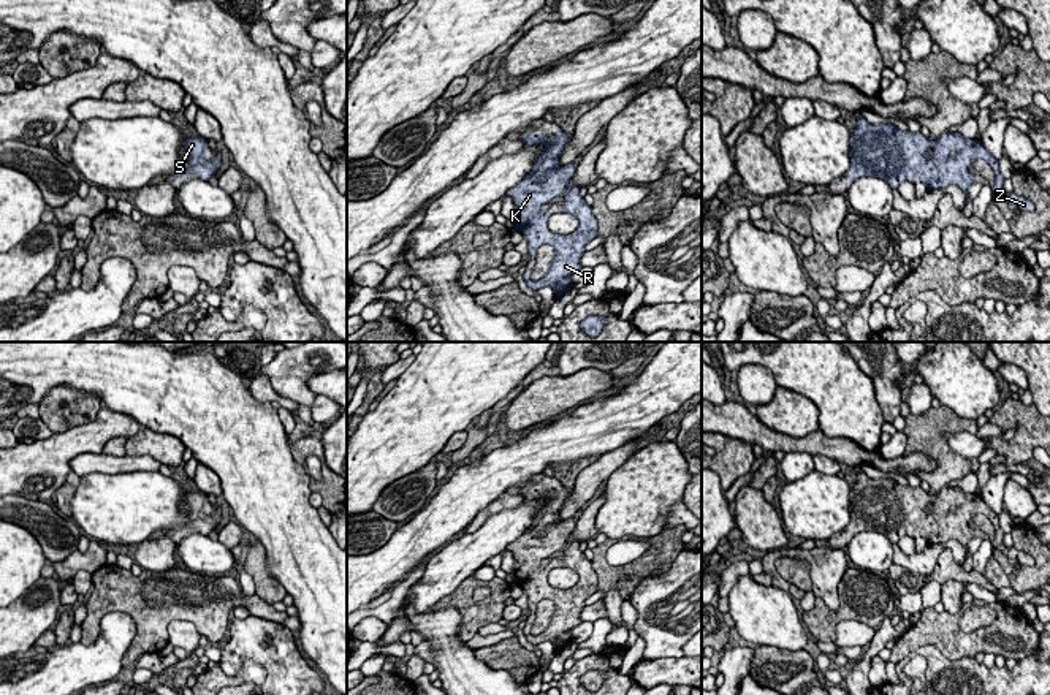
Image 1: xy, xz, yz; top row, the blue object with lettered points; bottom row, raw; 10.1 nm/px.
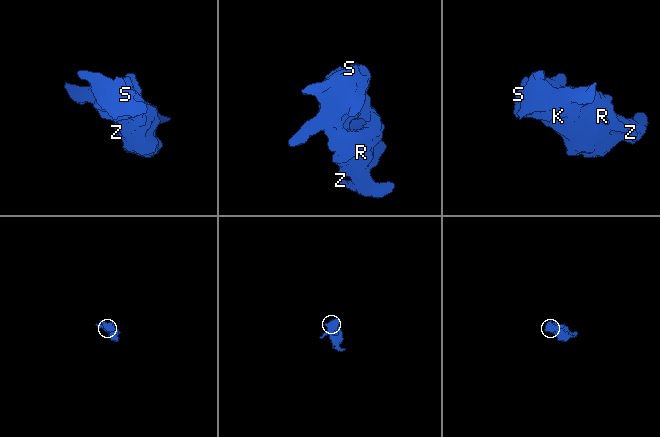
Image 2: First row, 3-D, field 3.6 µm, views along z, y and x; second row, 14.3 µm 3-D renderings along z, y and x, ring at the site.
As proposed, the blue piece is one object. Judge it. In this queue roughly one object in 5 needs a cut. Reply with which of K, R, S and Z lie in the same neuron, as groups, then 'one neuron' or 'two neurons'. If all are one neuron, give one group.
K R S Z; one neuron

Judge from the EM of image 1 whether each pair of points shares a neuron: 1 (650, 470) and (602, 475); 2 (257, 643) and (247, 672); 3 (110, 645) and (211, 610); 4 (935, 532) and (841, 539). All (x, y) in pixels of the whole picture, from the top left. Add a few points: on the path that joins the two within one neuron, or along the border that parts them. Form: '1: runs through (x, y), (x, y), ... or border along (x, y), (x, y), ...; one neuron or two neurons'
1: border along (635, 450), (604, 482); two neurons
2: border along (219, 665), (235, 675), (254, 660), (266, 678); two neurons
3: border along (111, 610), (135, 622), (124, 665); two neurons
4: runs through (911, 520), (865, 520); one neuron

